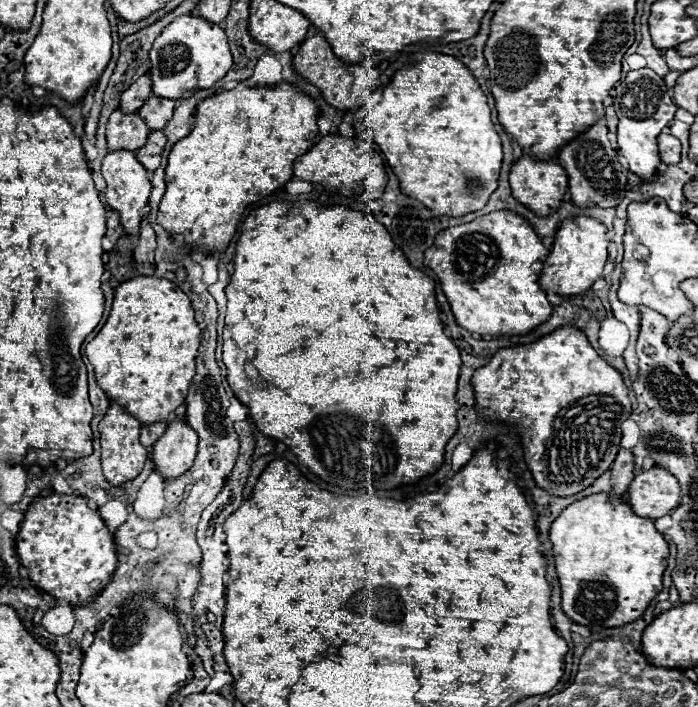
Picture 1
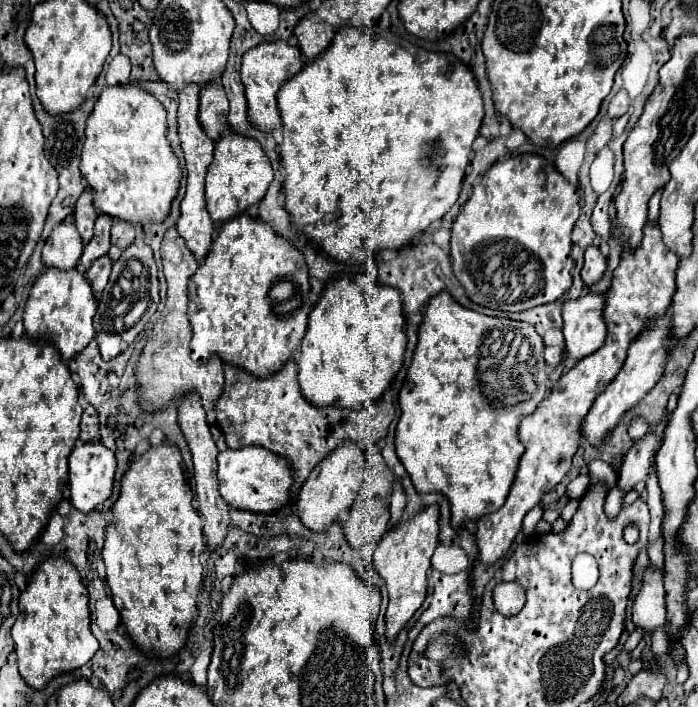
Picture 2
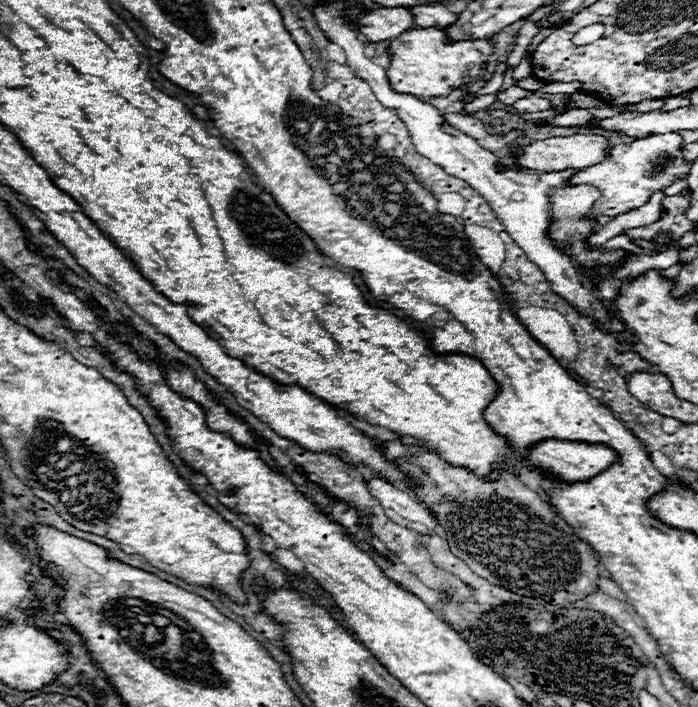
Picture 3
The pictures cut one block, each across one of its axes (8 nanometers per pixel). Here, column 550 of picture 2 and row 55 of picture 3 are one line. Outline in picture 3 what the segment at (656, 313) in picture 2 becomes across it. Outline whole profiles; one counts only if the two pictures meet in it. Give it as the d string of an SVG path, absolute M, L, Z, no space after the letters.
M412 28L390 42L388 54L390 66L386 68L386 76L390 88L400 94L432 98L432 96L448 96L458 86L464 86L472 78L476 78L480 74L480 68L492 54L492 44L488 40L448 42L444 30Z

